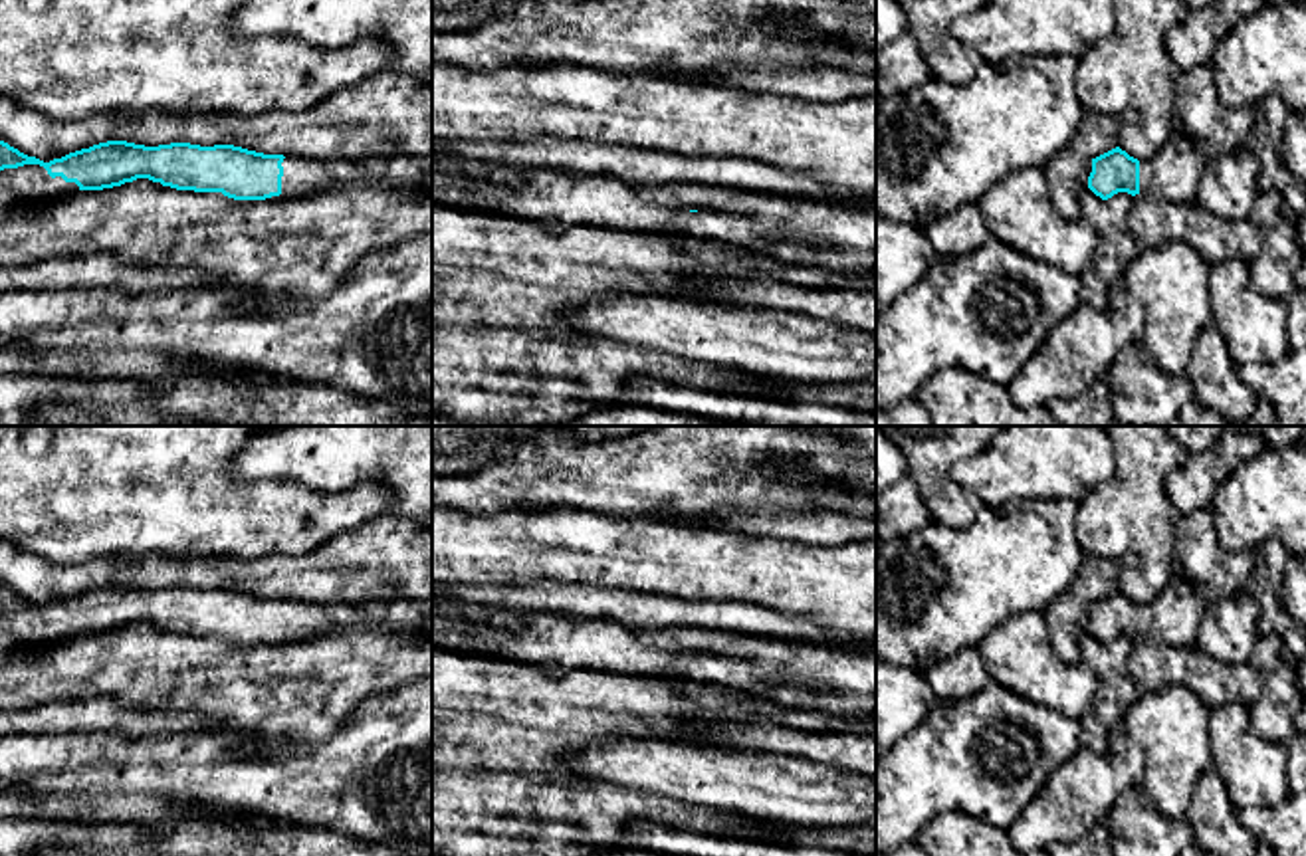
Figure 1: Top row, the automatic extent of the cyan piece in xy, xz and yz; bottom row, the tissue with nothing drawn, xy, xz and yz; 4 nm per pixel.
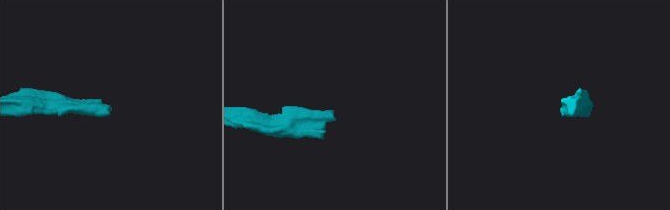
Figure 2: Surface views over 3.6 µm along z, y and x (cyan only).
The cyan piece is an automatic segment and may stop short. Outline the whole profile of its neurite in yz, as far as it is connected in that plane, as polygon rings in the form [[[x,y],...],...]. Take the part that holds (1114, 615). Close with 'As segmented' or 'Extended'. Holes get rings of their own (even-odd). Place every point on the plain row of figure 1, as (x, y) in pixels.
[[[1175,573],[1147,604],[1138,604],[1120,590],[1092,602],[1088,632],[1102,644],[1118,636],[1149,636],[1171,646],[1195,646],[1205,604],[1203,588]]]. Extended

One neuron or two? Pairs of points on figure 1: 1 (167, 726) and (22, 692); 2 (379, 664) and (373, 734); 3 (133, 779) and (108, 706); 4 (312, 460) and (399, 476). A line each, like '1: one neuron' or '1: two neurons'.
1: two neurons
2: two neurons
3: two neurons
4: one neuron

